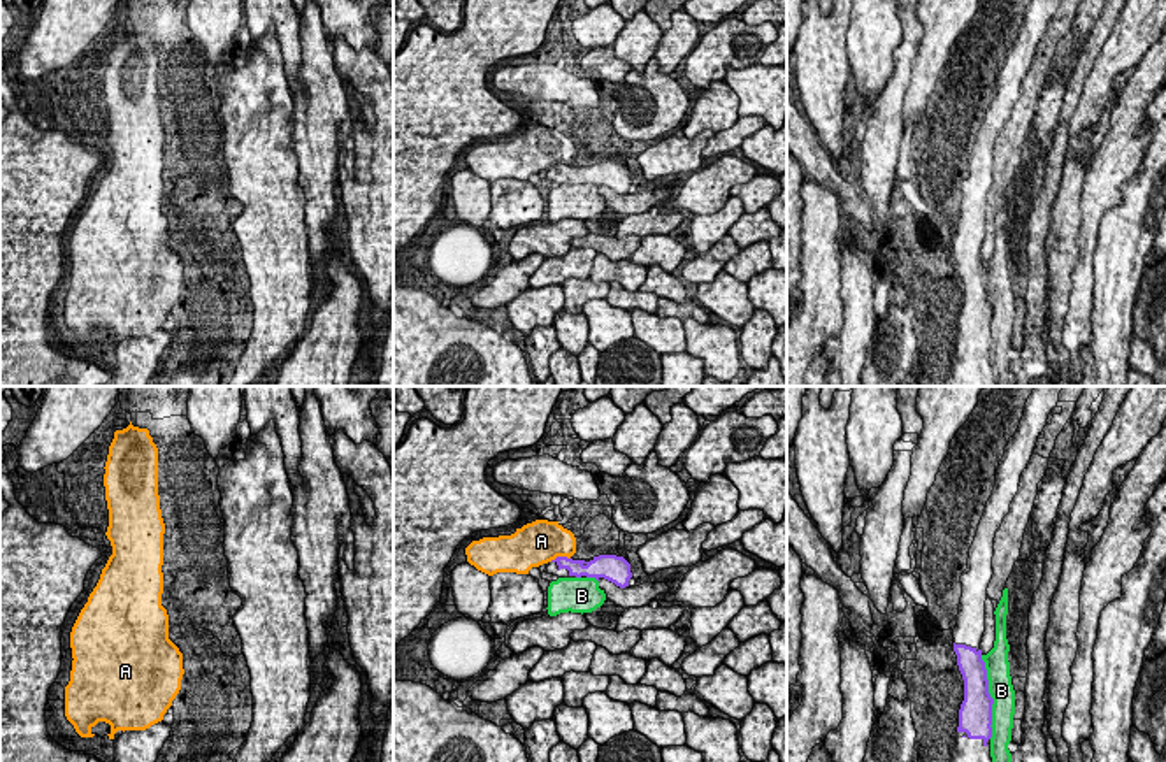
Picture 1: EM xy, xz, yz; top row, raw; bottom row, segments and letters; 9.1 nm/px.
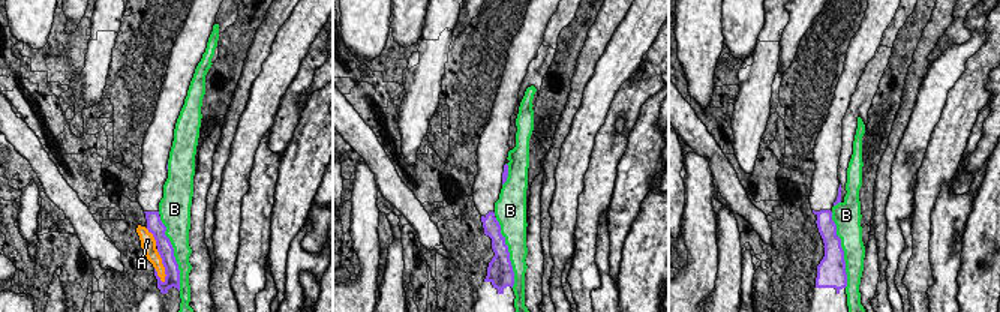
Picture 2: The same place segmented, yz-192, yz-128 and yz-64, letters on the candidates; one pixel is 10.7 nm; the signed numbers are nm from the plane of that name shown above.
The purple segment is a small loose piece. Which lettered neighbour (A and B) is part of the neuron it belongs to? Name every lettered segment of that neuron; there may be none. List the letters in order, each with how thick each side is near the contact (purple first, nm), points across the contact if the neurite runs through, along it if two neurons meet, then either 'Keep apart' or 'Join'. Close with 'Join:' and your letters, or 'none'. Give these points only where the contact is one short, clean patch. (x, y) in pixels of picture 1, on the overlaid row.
A: Thickness 140 nm (purple) against 400 nm. Keep apart
B: Thickness 320 nm (purple) against 220 nm. Keep apart
Join: none

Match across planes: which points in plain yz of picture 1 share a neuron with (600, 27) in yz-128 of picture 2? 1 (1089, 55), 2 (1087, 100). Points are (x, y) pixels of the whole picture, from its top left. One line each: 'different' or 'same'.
1: same
2: different

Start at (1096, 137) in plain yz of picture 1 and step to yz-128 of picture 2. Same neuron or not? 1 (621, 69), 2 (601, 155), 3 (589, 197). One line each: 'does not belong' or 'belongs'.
1: belongs
2: does not belong
3: does not belong

